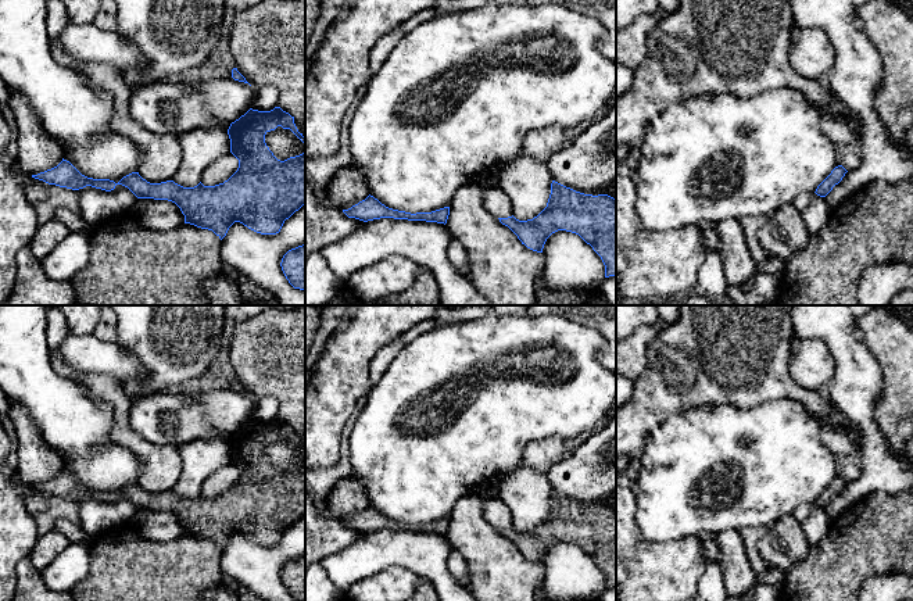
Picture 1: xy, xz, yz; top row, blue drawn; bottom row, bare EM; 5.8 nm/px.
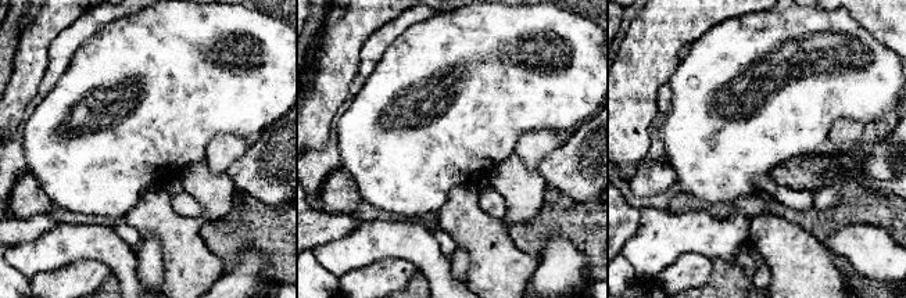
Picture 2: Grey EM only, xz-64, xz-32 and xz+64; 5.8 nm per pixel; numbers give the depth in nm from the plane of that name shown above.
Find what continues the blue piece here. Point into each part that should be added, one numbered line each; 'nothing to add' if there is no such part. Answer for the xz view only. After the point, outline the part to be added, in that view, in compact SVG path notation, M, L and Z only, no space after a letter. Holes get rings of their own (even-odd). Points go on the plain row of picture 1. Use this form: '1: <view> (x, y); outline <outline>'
nothing to add

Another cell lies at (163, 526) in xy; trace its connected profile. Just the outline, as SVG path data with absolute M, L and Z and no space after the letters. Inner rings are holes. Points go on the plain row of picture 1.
M139 509L129 520L151 541L168 543L185 534L180 519L168 511Z

